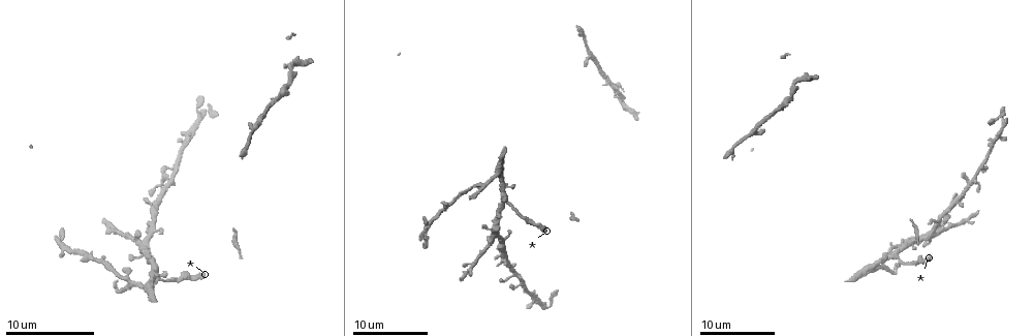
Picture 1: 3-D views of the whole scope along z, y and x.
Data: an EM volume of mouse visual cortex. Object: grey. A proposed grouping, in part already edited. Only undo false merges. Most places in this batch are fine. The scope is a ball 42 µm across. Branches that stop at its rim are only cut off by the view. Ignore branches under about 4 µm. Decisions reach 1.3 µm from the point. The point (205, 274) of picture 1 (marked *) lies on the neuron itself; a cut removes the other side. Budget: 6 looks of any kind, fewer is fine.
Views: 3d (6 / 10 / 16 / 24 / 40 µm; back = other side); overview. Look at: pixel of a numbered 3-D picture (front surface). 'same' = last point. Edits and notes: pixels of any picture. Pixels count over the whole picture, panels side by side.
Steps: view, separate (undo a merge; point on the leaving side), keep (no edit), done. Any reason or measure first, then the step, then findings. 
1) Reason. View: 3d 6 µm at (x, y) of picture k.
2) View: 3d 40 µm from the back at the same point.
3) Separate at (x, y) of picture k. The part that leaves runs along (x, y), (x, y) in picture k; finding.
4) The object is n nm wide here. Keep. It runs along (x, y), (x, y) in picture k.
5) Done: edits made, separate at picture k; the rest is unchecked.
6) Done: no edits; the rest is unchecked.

Thin neck. View: 3d 10 µm at (572, 211) of picture 1.

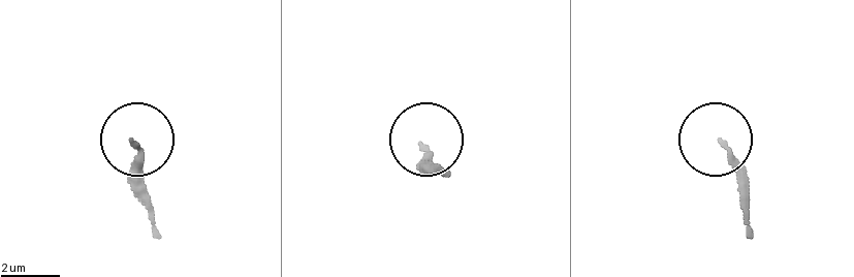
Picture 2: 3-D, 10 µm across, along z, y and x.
View: 3d 10 µm from the back at (425, 148) of picture 2.

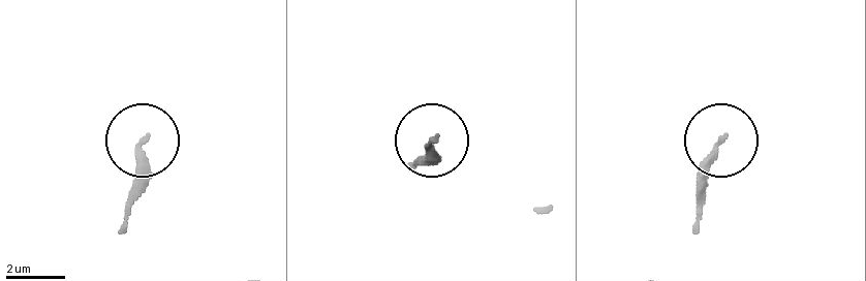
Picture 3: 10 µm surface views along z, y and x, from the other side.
The object is 150 nm wide here. Keep. All the same neuron.

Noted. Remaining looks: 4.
Narrows sharply. View: 3d 10 µm at (158, 197) of picture 1.

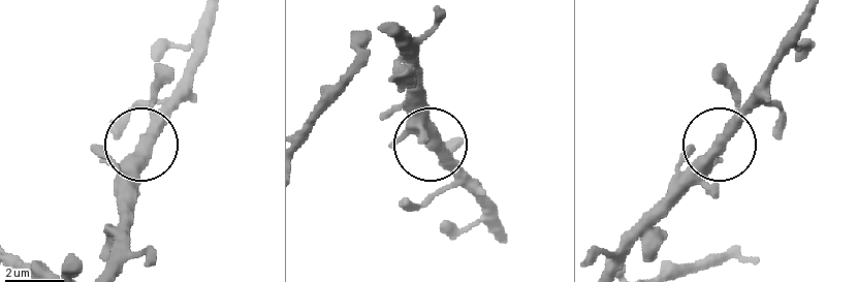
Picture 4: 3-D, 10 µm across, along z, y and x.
View: 3d 10 µm from the back at (146, 137) of picture 4.

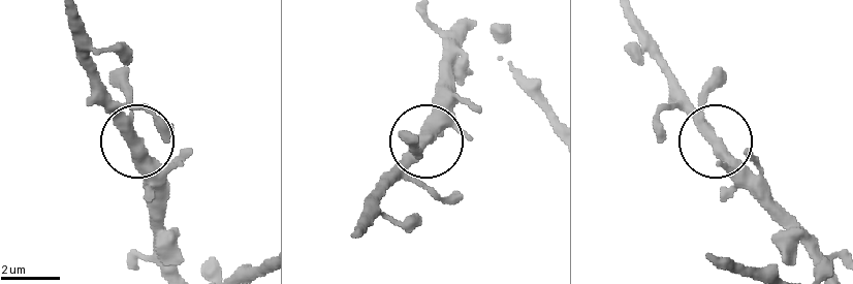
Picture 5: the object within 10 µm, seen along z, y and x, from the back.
Keep. One neuron here.

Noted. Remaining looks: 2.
View: 3d 6 µm at (252, 124) of picture 1.

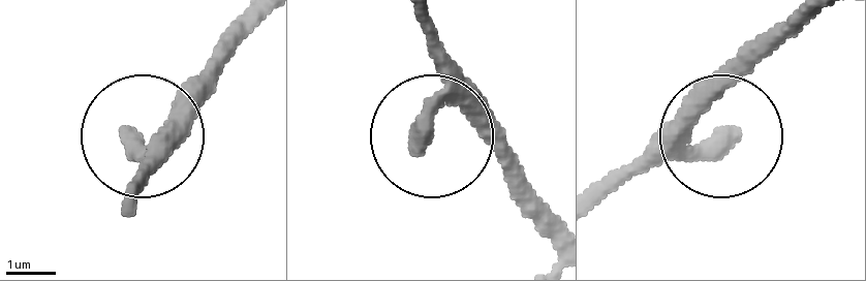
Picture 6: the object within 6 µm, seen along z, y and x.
Other side. View: 3d 6 µm from the back at (419, 146) of picture 6.

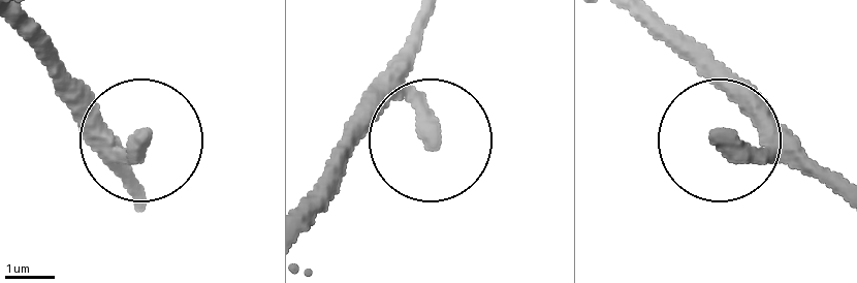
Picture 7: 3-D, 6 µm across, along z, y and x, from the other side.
The object is 390 nm wide here. Keep. One neuron here.

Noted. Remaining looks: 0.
Done: no edits; the rest is unchecked.

